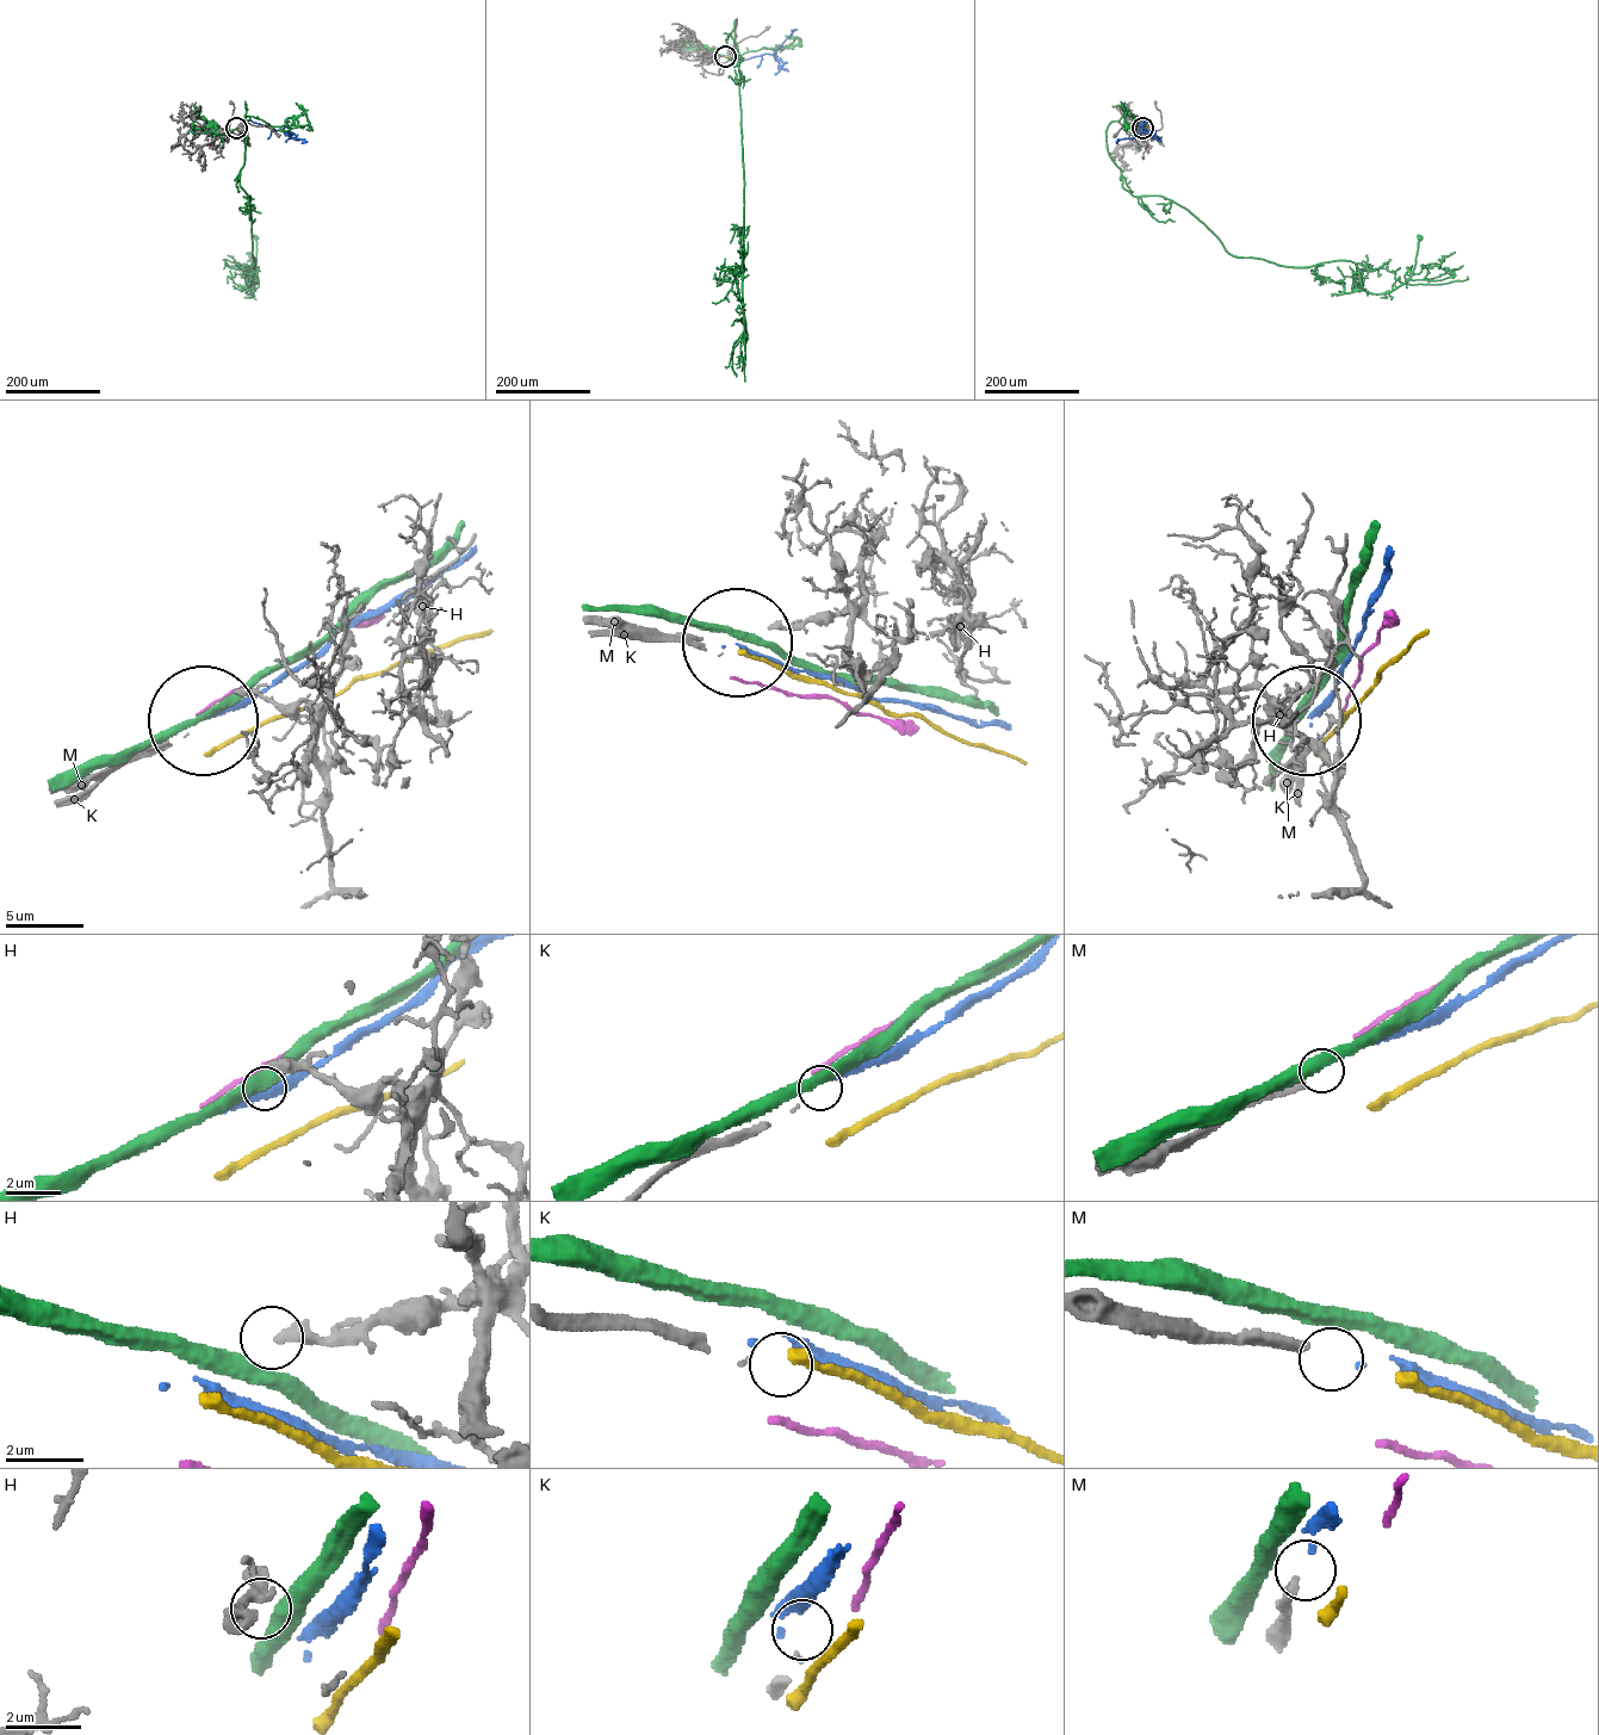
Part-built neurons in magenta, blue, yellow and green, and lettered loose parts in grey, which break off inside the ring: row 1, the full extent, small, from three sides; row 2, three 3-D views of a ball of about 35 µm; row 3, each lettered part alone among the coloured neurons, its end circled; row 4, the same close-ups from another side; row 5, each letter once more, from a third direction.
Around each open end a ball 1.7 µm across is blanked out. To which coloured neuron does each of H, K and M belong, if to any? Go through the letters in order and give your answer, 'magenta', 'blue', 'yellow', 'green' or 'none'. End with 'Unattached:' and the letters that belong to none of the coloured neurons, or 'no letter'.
H: none
K: none
M: blue
Unattached: H, K

